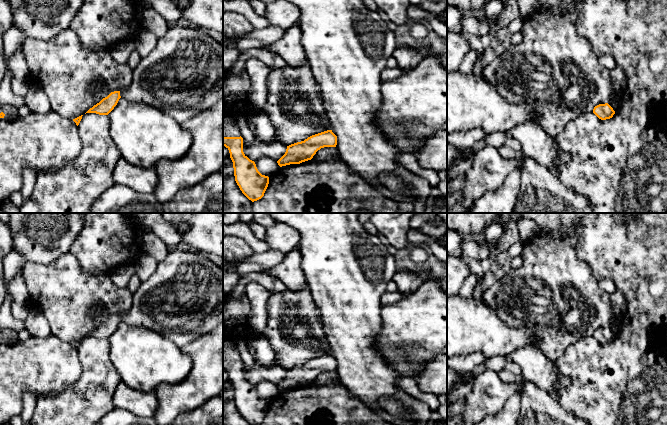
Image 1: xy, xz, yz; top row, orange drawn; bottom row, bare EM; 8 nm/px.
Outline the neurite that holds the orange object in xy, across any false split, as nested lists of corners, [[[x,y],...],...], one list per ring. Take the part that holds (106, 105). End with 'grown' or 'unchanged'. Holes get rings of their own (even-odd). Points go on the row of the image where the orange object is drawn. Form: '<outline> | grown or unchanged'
[[[174,25],[158,39],[156,47],[133,70],[131,84],[123,91],[111,92],[86,113],[108,115],[117,105],[120,98],[136,104],[146,104],[162,111],[178,124],[210,109],[223,98],[223,45],[198,28]]] | grown

